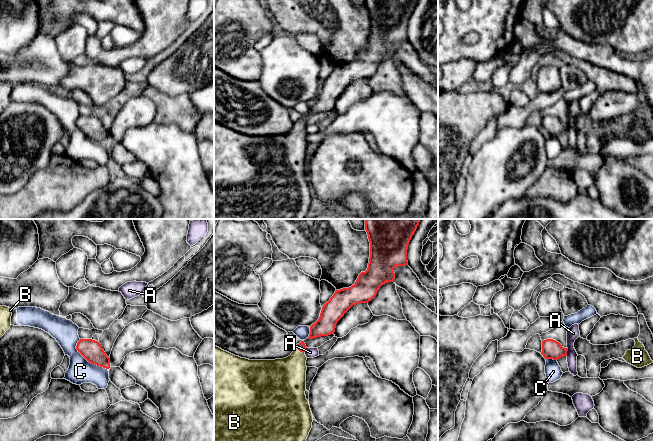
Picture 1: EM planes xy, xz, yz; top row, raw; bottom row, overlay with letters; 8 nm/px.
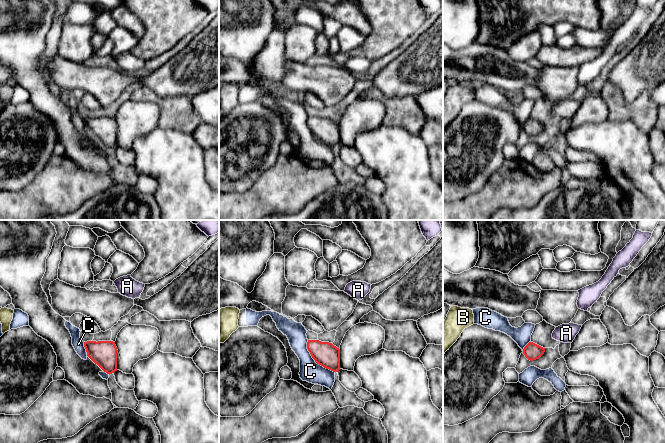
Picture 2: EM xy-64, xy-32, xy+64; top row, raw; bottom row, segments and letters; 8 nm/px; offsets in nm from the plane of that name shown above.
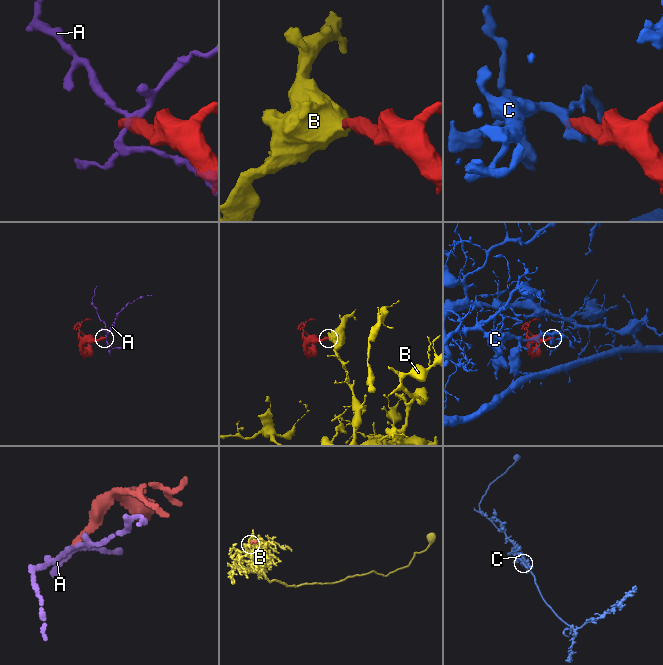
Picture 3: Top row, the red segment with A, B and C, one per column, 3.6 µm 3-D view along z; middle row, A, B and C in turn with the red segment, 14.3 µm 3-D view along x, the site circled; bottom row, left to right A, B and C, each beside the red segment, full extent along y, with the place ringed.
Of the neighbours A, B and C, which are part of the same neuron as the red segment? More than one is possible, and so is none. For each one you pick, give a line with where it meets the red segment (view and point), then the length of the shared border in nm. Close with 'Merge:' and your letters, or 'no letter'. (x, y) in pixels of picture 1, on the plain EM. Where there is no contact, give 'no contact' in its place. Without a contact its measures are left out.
B: xz (300, 127) | 90 nm
Merge: B

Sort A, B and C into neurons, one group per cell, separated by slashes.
A / B / C

